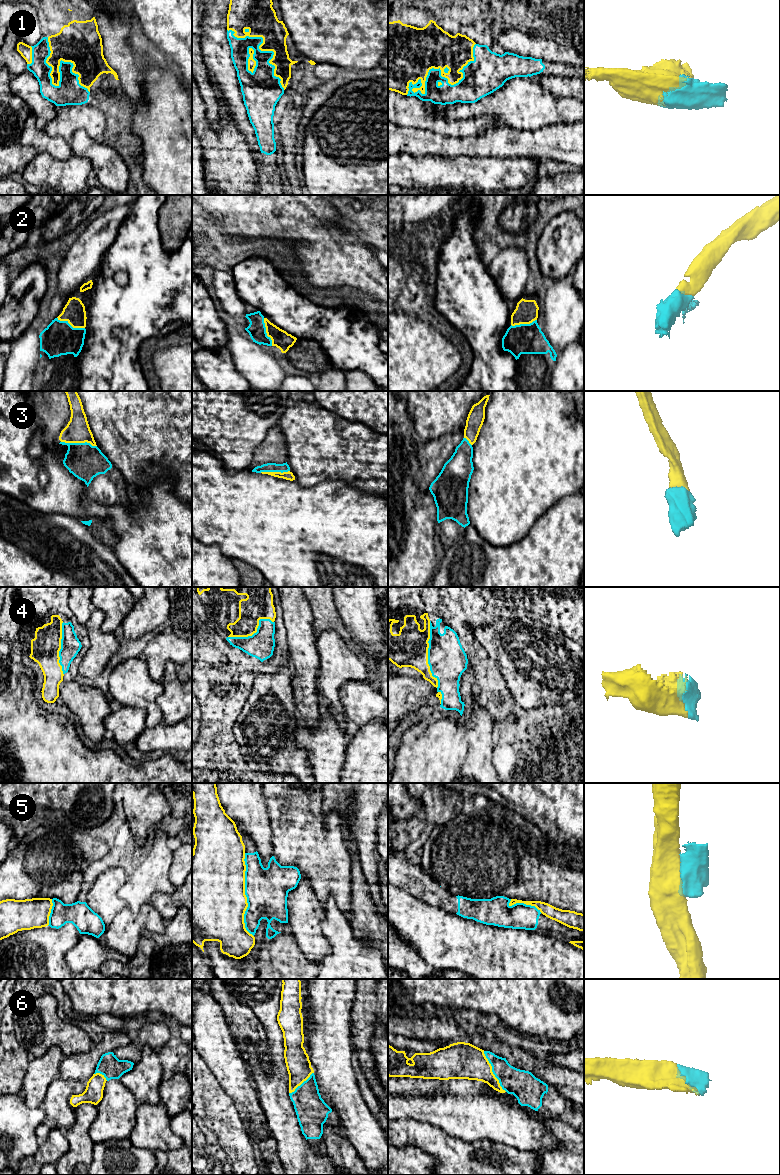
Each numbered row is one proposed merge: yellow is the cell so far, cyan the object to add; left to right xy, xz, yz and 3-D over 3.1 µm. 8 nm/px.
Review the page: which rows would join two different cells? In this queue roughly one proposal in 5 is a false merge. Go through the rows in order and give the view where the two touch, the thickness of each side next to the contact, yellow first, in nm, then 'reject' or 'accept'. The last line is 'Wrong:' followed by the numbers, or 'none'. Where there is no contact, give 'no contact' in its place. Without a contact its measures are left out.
1: meets yellow in yz; 400 nm thick on the yellow side, 160 nm on the other; accept
2: meets yellow in xy; 180 nm thick on the yellow side, 280 nm on the other; accept
3: meets yellow in xy; 190 nm thick on the yellow side, 280 nm on the other; accept
4: meets yellow in yz; 300 nm thick on the yellow side, 300 nm on the other; accept
5: meets yellow in xz; 500 nm thick on the yellow side, 340 nm on the other; reject
6: meets yellow in yz; 280 nm thick on the yellow side, 220 nm on the other; accept
Wrong: 5

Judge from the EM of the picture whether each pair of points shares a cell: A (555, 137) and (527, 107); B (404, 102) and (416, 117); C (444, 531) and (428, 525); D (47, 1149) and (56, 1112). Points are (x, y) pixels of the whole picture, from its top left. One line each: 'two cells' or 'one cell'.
A: two cells
B: one cell
C: two cells
D: two cells

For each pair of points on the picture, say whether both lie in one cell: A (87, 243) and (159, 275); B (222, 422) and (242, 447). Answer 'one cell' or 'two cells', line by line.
A: two cells
B: one cell

